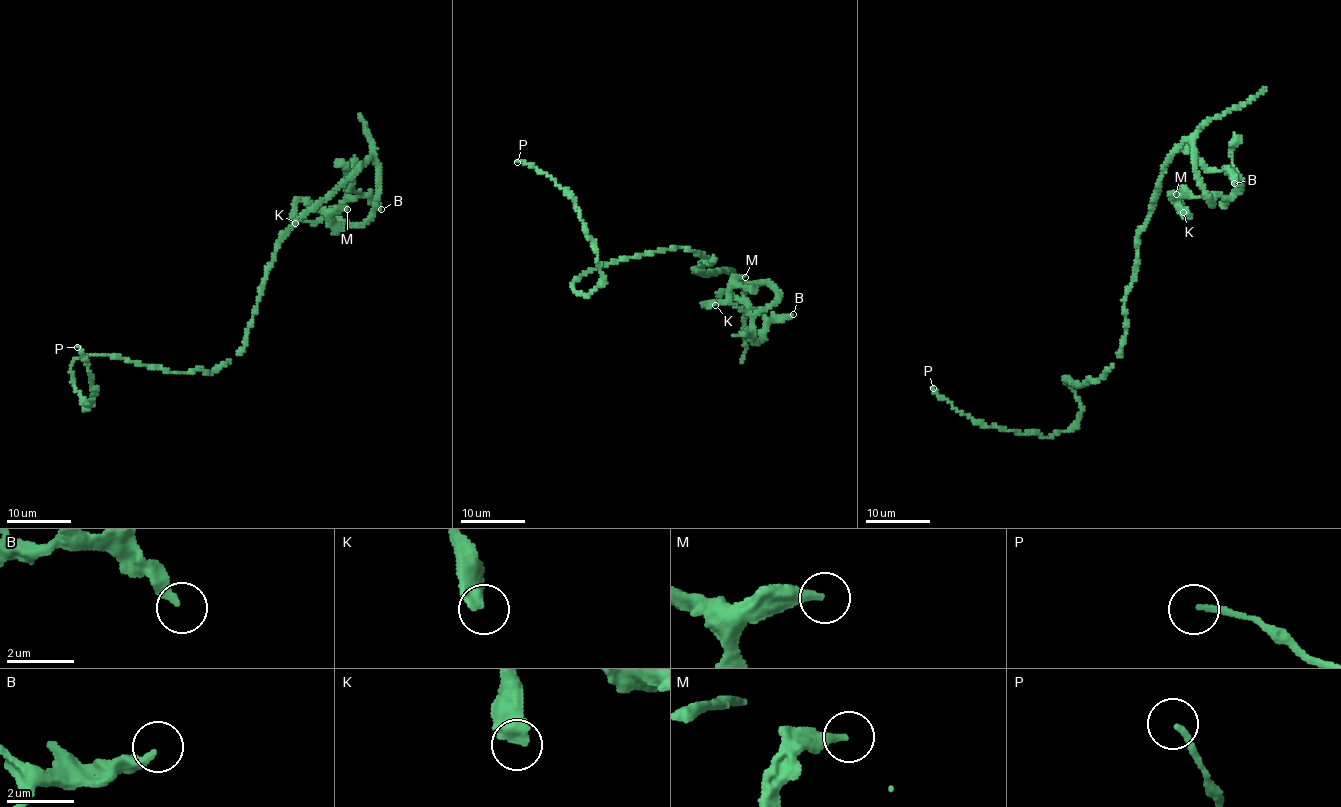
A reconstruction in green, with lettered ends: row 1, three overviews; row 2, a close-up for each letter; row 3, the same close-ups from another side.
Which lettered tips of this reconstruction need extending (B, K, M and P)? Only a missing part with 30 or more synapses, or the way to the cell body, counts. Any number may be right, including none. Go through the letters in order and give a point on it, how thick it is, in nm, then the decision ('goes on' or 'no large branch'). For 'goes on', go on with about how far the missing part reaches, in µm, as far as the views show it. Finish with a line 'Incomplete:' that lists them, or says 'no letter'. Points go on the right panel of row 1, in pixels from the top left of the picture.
B: (1234, 183) | 300 nm | no large branch
K: (1183, 212) | 500 nm | no large branch
M: (1176, 194) | 260 nm | no large branch
P: (933, 388) | 170 nm | no large branch
Incomplete: no letter

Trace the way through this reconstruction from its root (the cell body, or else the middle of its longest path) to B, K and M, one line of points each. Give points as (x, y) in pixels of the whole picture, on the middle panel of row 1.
B: (706, 263), (694, 270), (775, 286), (775, 300), (752, 320), (753, 339), (793, 314)
K: (706, 263), (694, 270), (771, 282), (778, 293), (752, 314), (704, 304), (715, 305)
M: (706, 263), (694, 270), (771, 282), (778, 293), (772, 304), (752, 314), (737, 308), (730, 284), (745, 277)

